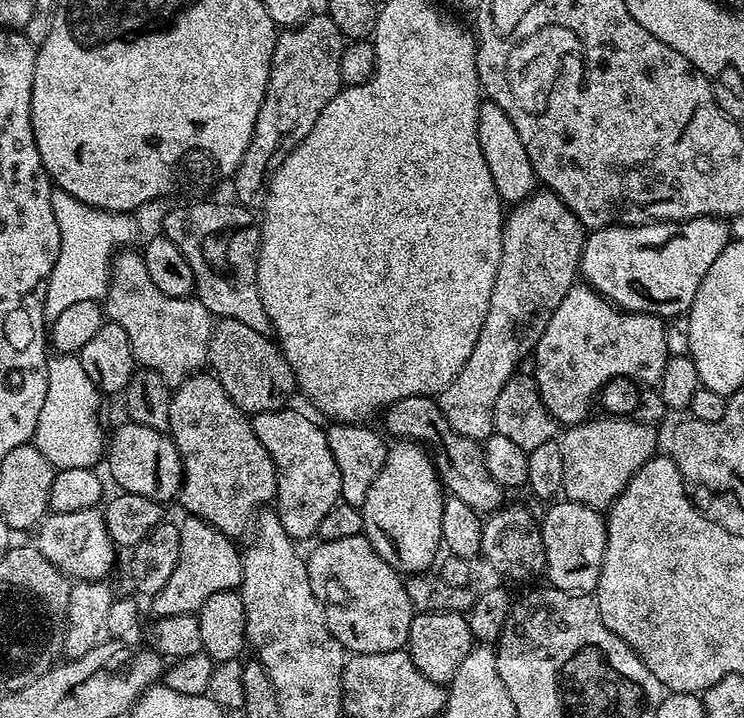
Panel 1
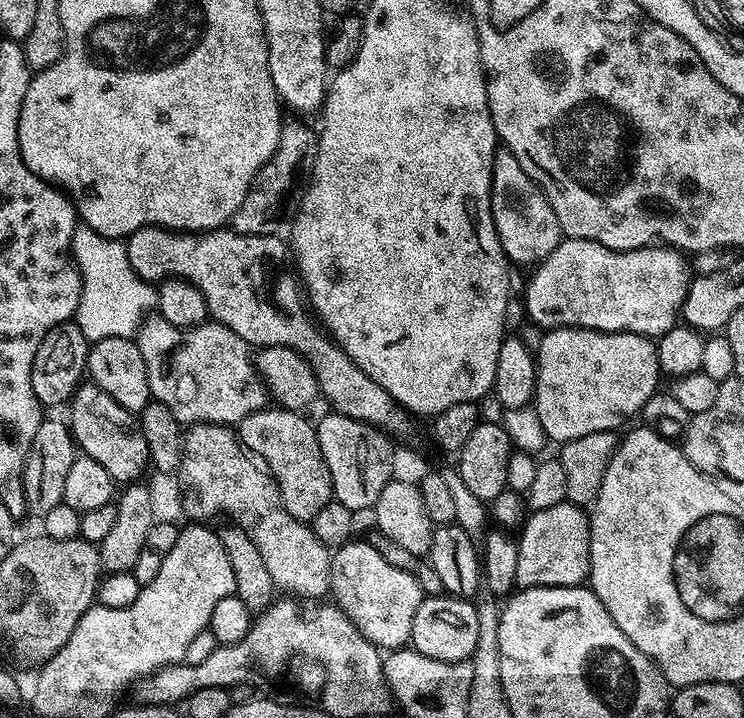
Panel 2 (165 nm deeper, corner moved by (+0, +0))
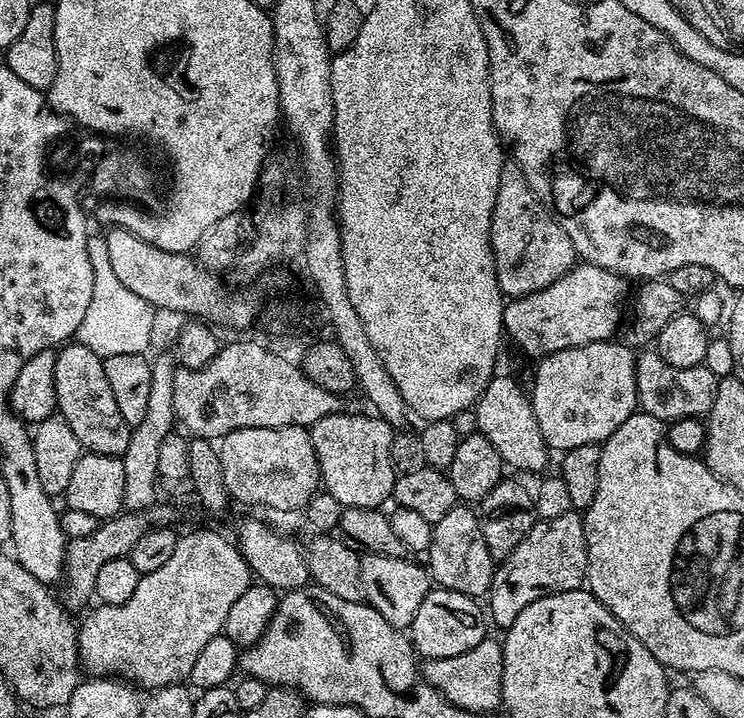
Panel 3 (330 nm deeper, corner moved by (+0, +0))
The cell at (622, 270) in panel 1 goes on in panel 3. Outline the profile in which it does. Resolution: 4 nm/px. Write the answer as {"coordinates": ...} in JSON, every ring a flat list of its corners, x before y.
{"coordinates":[[577,263,562,278,550,286,538,290,529,296,517,296,509,299,504,306,504,332,528,356,543,358,558,350,570,350,578,346,593,344,599,340,612,340,621,327,620,303,624,300,624,291,629,281,617,272,599,268,593,264]]}

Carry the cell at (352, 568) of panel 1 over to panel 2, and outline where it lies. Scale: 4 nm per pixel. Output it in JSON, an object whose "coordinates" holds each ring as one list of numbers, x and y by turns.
{"coordinates":[[349,542,332,552,331,599,356,629,381,650,403,648,411,641,414,614,425,594,410,574,390,566,370,542]]}

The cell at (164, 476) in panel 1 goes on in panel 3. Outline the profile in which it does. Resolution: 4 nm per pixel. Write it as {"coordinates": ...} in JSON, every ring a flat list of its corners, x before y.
{"coordinates":[[68,342,56,352,56,407,70,430,74,430,85,453,97,452,103,456,121,457,126,446,130,446,132,429,114,403,114,393,110,391,110,381,106,378,101,353,96,353,92,348,95,347,88,342]]}

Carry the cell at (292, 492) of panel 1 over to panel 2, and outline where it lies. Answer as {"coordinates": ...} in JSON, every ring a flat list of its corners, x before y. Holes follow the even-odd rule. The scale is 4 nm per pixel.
{"coordinates":[[265,406,246,414,238,425,241,444,262,461,276,479,282,502,294,518,311,522,314,514,333,499,330,470,322,458,313,421,291,408],[272,407,272,408,271,408]]}

